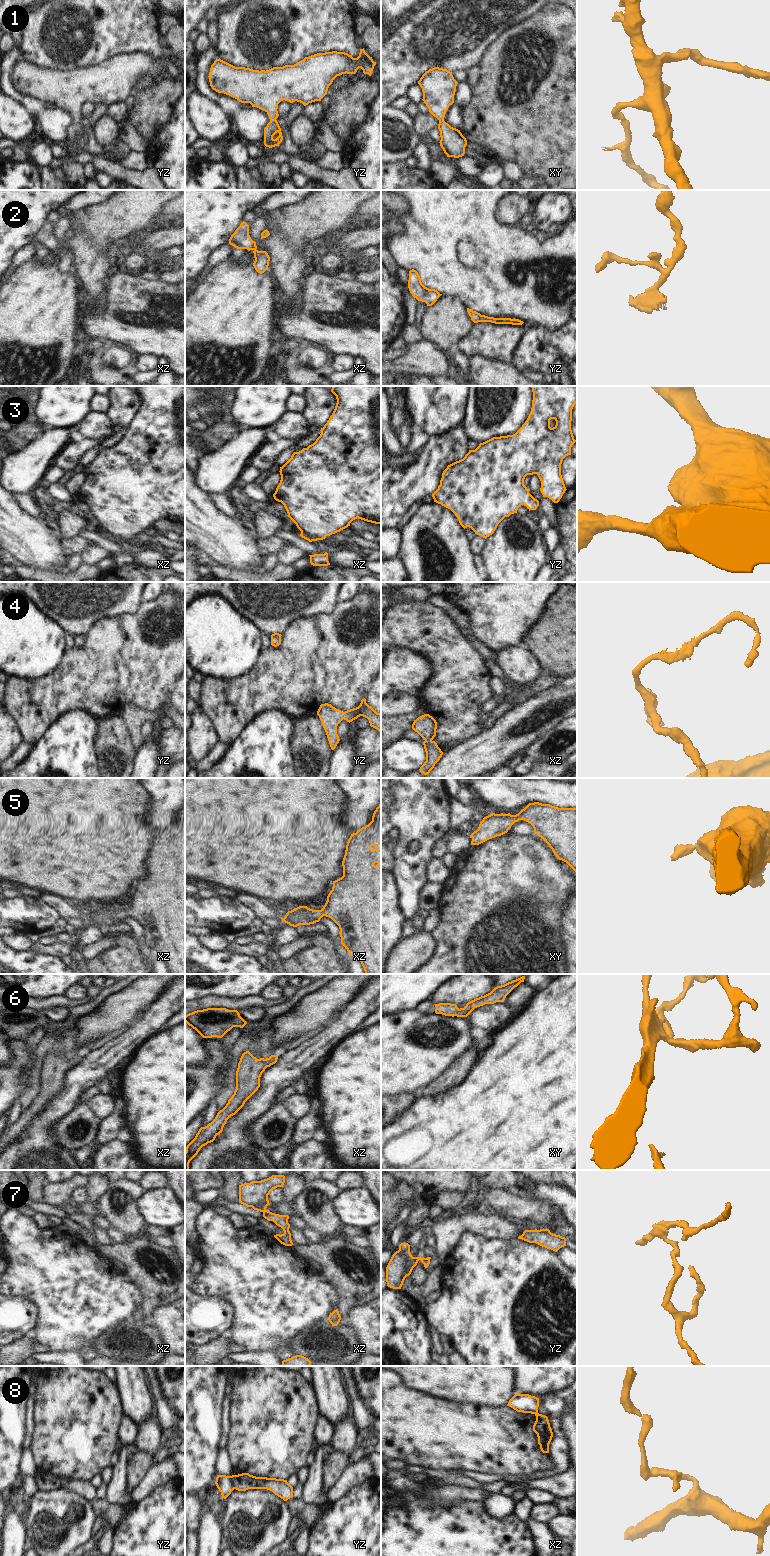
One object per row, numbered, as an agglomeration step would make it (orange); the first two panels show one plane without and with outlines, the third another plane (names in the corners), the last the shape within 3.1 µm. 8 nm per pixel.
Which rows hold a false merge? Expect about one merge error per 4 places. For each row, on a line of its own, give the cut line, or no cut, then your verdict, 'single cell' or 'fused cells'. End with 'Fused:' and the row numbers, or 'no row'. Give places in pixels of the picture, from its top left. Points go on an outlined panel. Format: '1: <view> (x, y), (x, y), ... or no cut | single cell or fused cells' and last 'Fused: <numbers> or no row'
1: no cut | single cell
2: no cut | single cell
3: no cut | single cell
4: no cut | single cell
5: no cut | single cell
6: no cut | single cell
7: no cut | single cell
8: yz (230, 1476), (234, 1488) | fused cells
Fused: 8

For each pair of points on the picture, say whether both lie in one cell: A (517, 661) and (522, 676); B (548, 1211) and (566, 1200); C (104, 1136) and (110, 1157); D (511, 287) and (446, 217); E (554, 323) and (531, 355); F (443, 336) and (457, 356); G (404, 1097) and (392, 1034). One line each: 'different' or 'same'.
A: same
B: different
C: different
D: same
E: different
F: different
G: different

